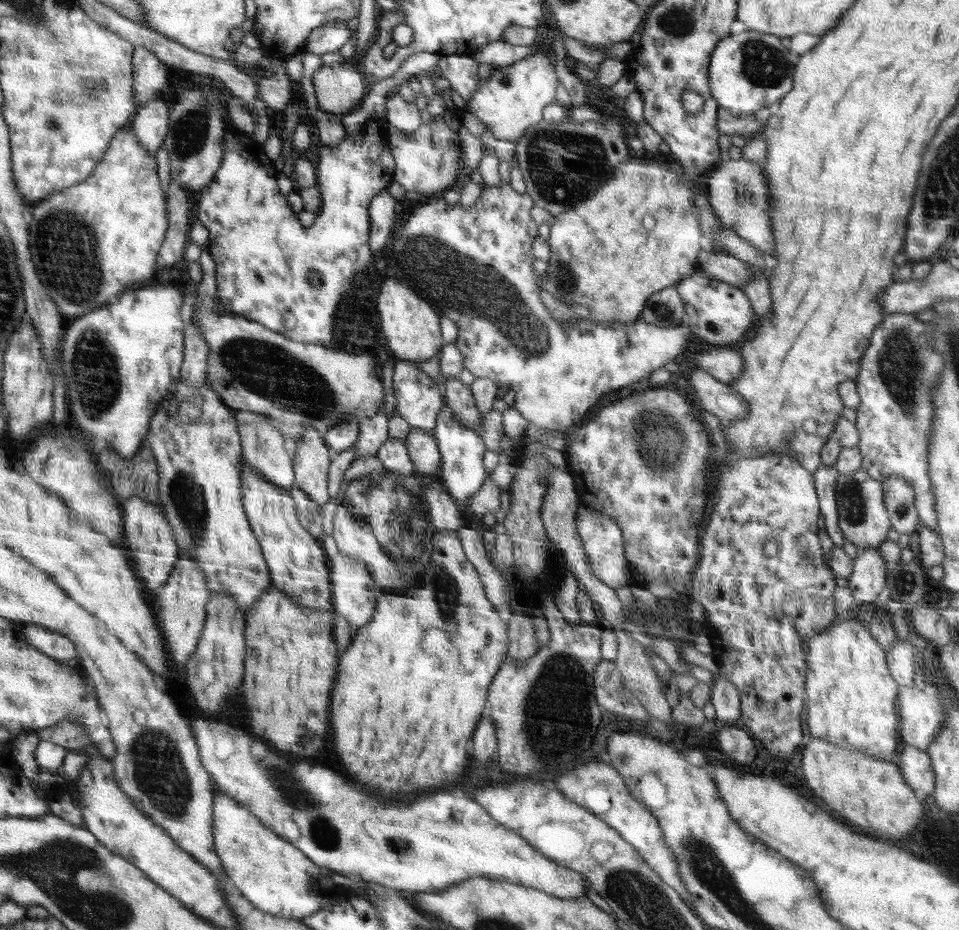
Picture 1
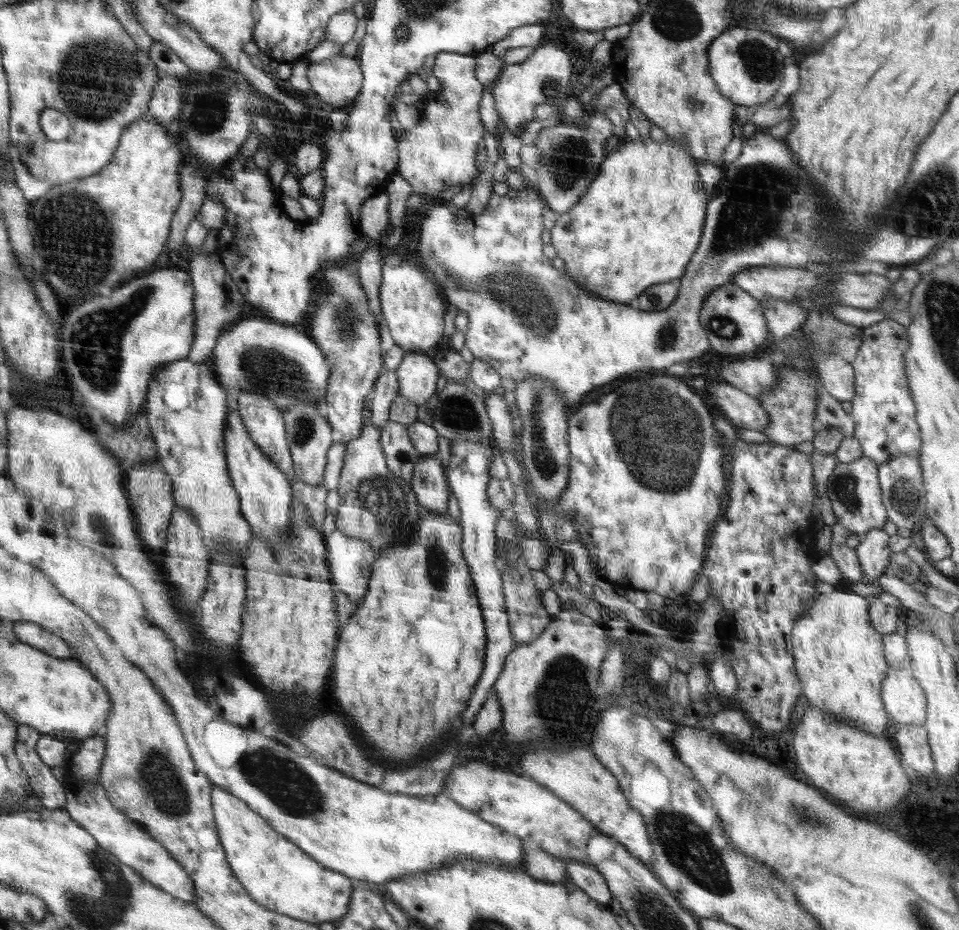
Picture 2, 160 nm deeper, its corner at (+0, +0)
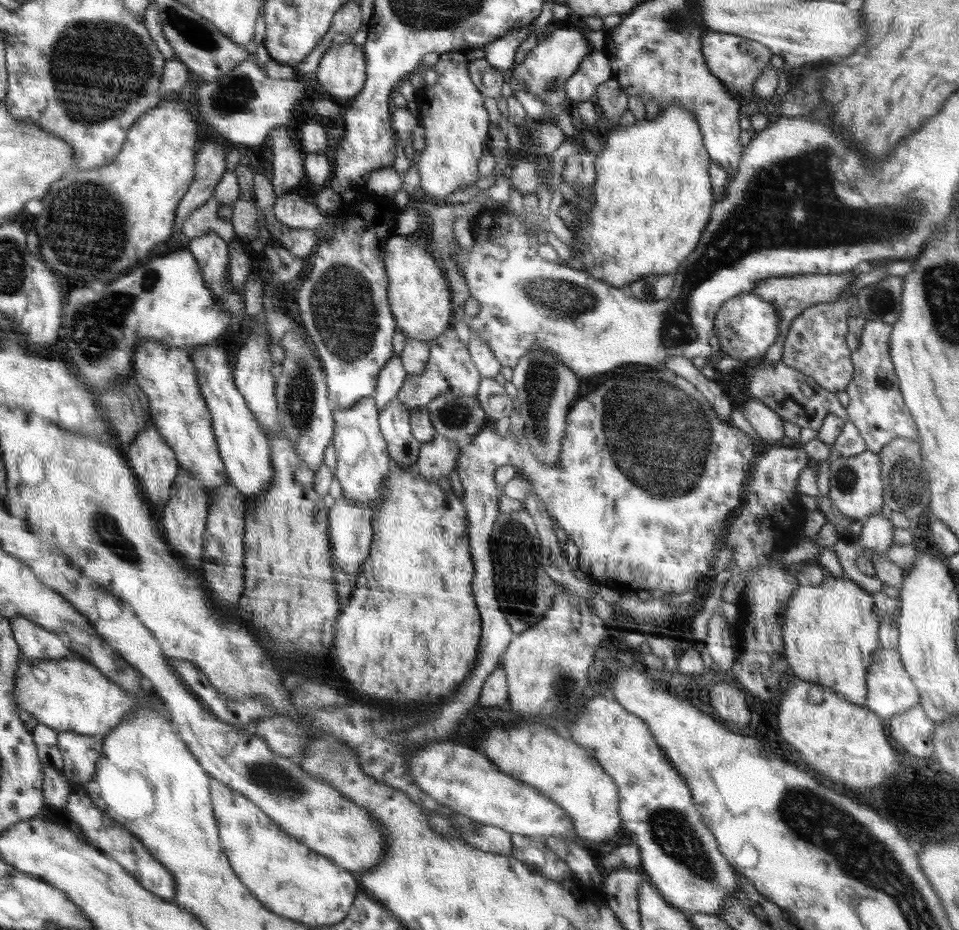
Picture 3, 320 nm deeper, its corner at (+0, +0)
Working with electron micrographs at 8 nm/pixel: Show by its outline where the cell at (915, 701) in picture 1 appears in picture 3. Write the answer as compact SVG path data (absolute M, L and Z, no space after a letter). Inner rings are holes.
M882 647L874 650L874 662L868 666L866 688L868 697L866 698L866 709L883 719L902 714L902 712L914 708L914 704L920 704L920 693L910 676L904 671L897 650L886 650Z

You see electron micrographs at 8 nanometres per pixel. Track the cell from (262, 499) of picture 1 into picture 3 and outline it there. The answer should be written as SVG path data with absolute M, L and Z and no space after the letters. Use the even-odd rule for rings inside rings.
M211 342L202 345L200 350L195 350L191 355L191 361L196 369L197 385L204 397L206 406L211 414L212 428L214 437L219 448L219 455L229 476L229 480L242 494L247 496L247 505L255 499L257 494L269 489L270 481L273 480L273 461L272 448L269 446L269 440L266 432L261 424L255 418L255 414L250 410L243 394L238 390L238 386L234 386L234 376L232 370L228 366L228 354L222 346L218 346L217 342Z

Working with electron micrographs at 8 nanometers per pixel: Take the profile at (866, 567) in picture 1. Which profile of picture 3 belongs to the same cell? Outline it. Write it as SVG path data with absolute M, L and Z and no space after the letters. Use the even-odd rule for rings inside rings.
M882 512L873 514L862 522L863 527L858 535L859 543L870 557L873 554L884 554L894 544L893 525Z

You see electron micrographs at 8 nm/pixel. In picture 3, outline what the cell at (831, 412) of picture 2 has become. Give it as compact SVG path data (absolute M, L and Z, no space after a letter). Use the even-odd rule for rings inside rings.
M782 361L766 366L755 366L746 375L749 392L754 399L771 408L783 421L787 420L802 428L818 430L828 414L835 414L848 422L846 408L835 393L822 388L811 376L786 366Z

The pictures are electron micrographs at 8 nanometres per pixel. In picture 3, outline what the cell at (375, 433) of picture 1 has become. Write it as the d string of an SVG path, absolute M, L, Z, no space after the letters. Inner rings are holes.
M394 355L377 375L378 380L373 399L380 412L390 400L397 396L398 390L401 389L408 374L401 358Z

